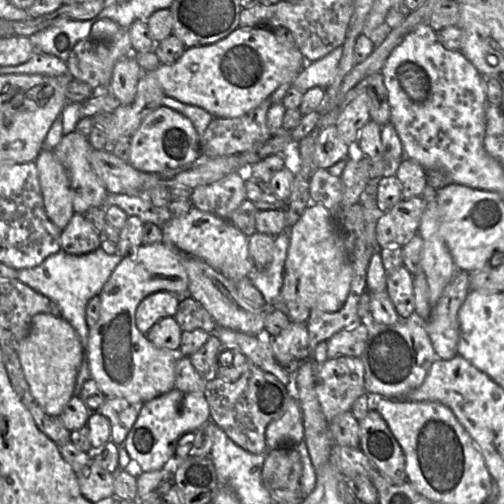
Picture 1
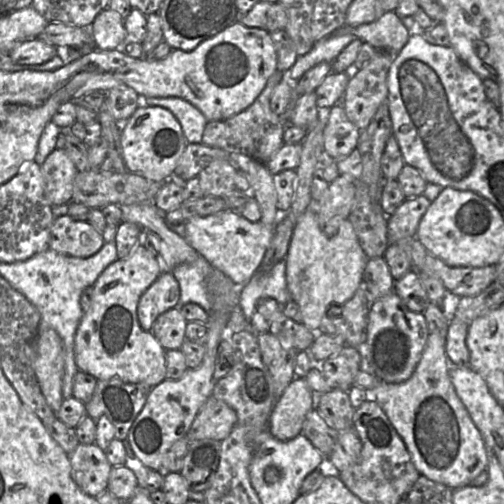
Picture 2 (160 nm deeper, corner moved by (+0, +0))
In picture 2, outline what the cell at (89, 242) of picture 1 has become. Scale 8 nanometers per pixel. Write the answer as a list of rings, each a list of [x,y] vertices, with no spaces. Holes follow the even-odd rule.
[[[69,215],[54,218],[50,227],[49,249],[70,256],[87,258],[97,253],[105,241],[88,221],[75,220]]]

